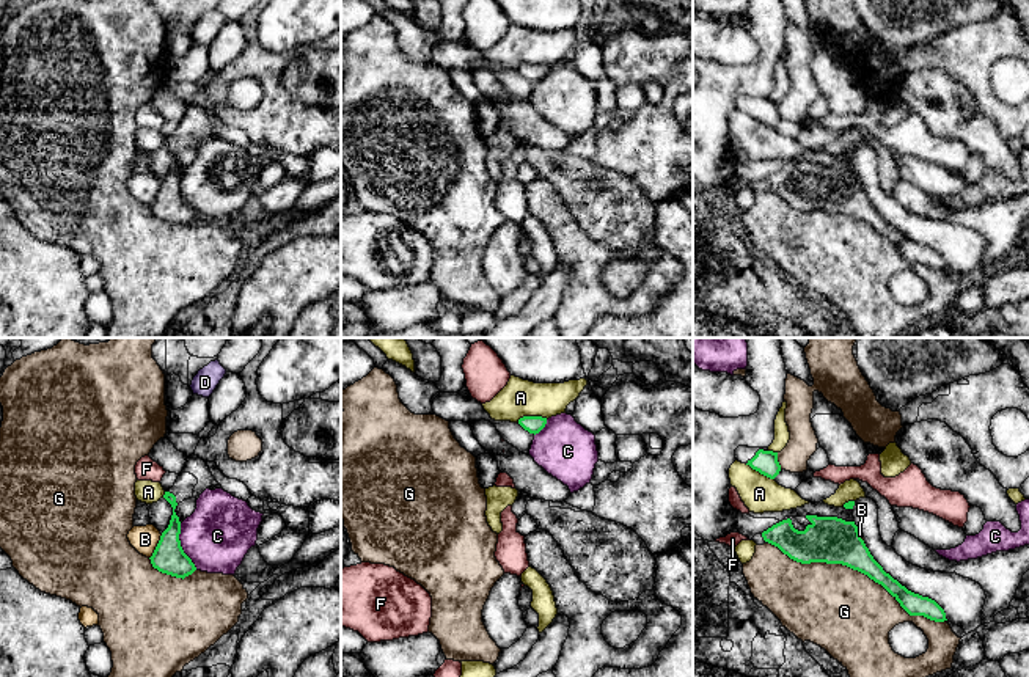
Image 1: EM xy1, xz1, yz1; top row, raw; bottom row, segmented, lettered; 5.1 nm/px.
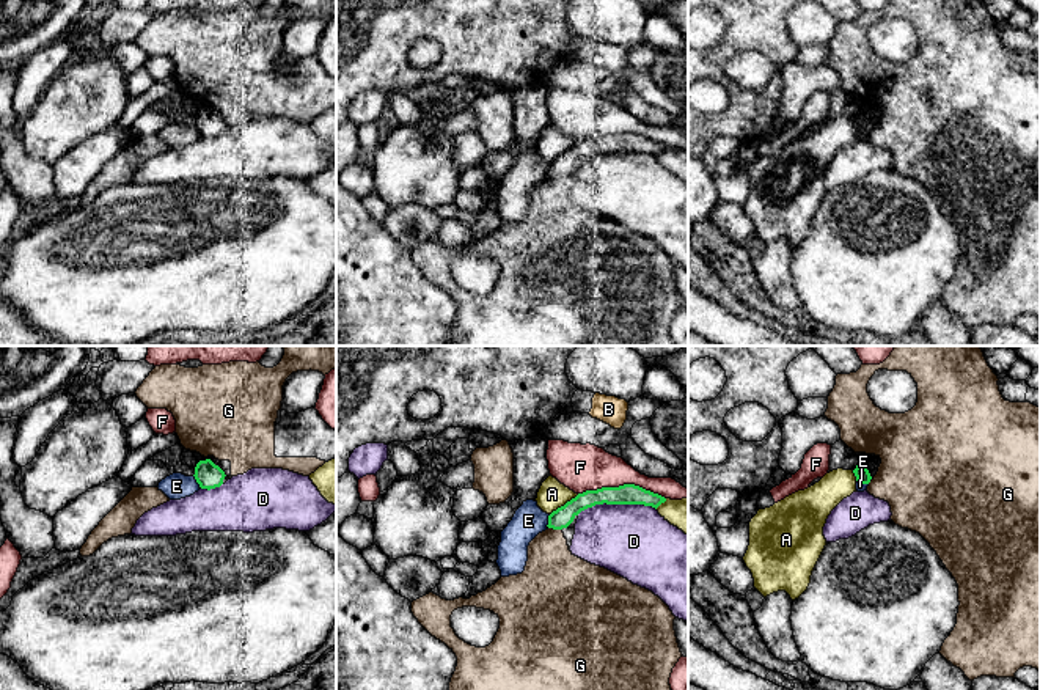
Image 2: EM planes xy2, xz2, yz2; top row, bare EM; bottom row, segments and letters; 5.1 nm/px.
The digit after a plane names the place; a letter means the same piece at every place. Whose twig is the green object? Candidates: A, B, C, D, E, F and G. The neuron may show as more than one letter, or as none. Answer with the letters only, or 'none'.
none

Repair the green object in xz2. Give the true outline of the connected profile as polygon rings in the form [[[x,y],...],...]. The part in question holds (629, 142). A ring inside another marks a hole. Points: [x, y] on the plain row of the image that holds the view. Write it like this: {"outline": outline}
{"outline": [[[624,132],[619,135],[602,135],[597,138],[586,138],[567,149],[548,163],[548,176],[562,178],[567,176],[573,167],[584,157],[595,152],[644,152],[658,156],[666,146],[646,138],[635,132]]]}

